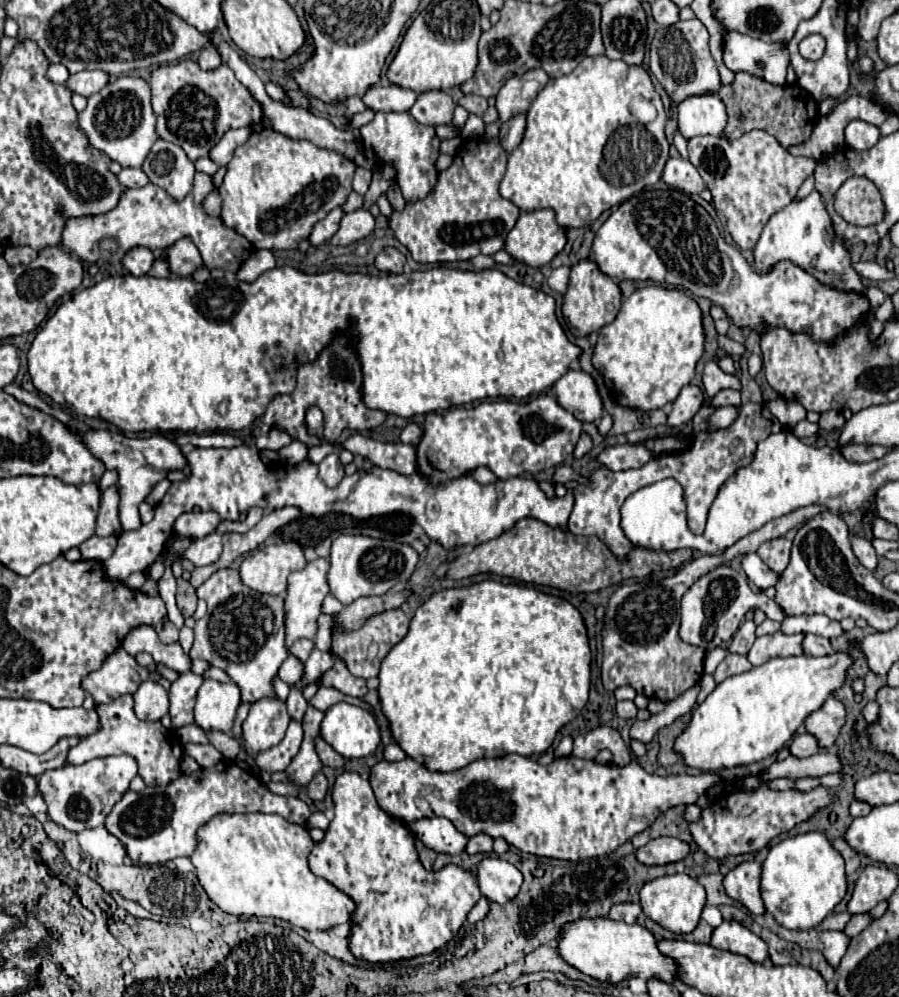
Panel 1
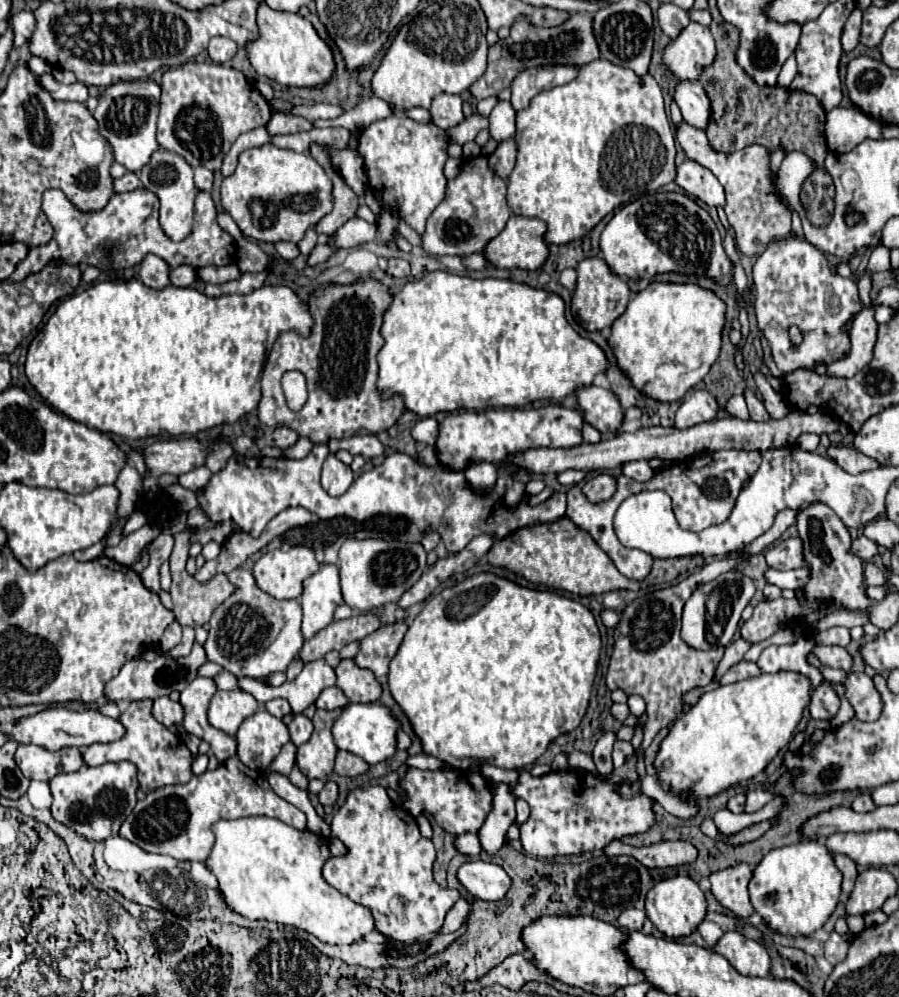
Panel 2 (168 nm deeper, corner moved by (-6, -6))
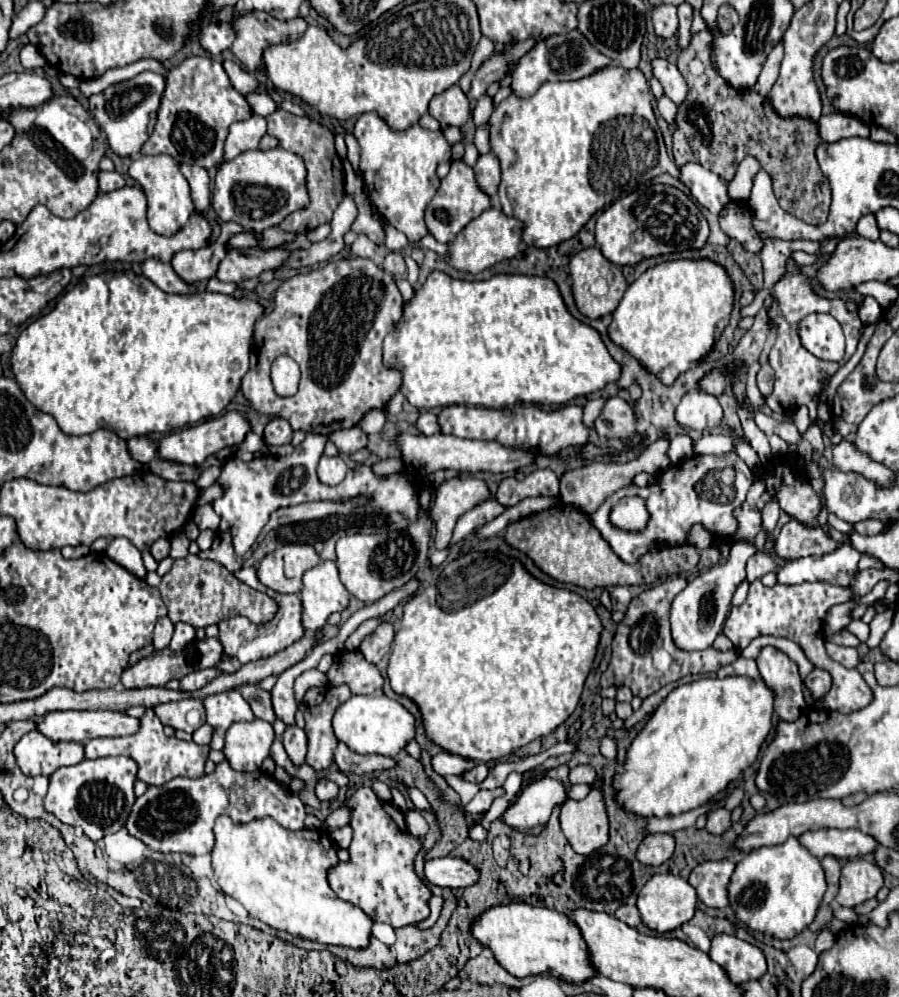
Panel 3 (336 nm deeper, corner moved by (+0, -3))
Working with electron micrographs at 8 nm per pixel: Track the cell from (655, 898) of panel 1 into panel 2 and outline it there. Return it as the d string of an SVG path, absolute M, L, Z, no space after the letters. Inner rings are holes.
M677 875L677 877L671 877L671 879L663 879L659 881L647 895L645 899L645 911L647 911L647 917L651 919L651 923L667 937L685 937L685 935L691 935L697 925L703 921L705 917L705 909L707 909L707 903L705 903L705 895L703 891L699 889L699 885L691 879L691 877L683 877L683 875Z

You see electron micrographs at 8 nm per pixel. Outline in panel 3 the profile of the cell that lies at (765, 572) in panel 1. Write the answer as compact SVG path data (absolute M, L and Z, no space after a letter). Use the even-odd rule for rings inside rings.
M843 544L831 554L809 556L799 560L789 560L777 572L779 584L801 584L801 582L829 582L839 586L849 586L857 574L857 562L861 552L851 544Z

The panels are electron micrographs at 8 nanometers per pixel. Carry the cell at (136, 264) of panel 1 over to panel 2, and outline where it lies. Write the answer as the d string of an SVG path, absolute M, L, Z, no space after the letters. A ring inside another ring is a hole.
M147 255L141 265L139 265L139 277L147 287L153 289L165 289L169 285L169 265L157 257L157 255Z

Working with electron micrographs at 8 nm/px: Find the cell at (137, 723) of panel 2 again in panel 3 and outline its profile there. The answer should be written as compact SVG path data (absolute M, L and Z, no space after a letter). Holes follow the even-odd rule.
M145 708L145 714L139 718L141 726L135 734L125 736L125 738L97 738L97 740L87 740L83 744L85 748L85 758L103 758L103 756L119 756L125 754L133 758L139 766L137 770L137 780L145 782L147 786L161 786L167 780L173 780L177 776L203 776L205 760L209 754L209 746L197 746L195 742L185 742L177 738L169 738L163 732L163 724L155 716L153 708Z

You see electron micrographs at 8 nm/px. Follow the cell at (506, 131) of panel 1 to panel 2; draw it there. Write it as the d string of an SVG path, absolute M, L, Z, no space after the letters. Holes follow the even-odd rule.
M507 139L501 145L497 145L497 149L489 155L489 165L501 179L507 179L515 167L515 157L517 157L517 143L513 139Z

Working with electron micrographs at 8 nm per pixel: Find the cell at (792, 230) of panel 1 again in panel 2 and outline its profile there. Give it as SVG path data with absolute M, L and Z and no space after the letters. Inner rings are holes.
M787 237L781 241L775 241L767 247L767 251L757 257L753 265L753 281L757 289L757 301L755 301L755 313L759 321L761 333L767 337L769 347L773 351L775 365L783 375L789 375L797 369L809 369L813 371L821 363L833 363L849 355L849 331L847 325L851 323L853 315L863 309L863 303L859 299L857 283L851 279L843 279L831 273L831 267L825 259L825 253L821 253L817 247L807 243L805 239ZM797 325L805 339L801 345L793 345L789 339L789 327Z

